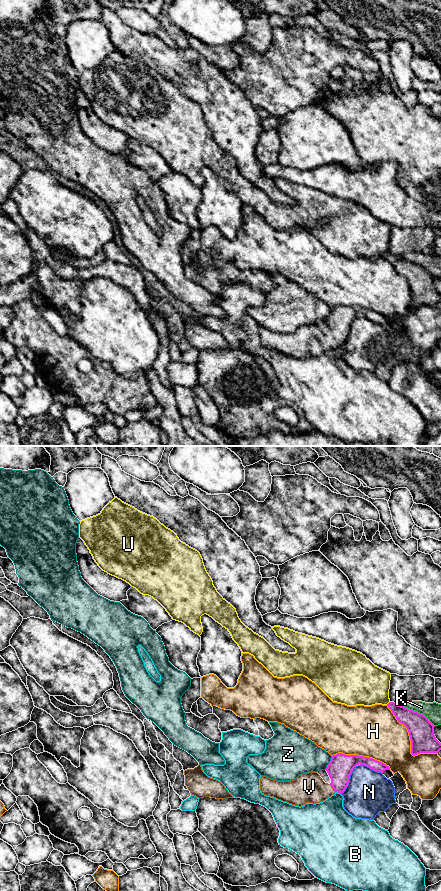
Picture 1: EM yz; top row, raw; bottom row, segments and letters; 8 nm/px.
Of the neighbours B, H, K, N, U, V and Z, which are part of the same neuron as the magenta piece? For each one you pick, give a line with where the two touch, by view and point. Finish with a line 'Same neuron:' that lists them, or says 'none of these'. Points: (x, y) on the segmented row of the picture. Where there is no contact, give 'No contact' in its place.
V: Touches magenta at yz (332, 787)
Same neuron: V

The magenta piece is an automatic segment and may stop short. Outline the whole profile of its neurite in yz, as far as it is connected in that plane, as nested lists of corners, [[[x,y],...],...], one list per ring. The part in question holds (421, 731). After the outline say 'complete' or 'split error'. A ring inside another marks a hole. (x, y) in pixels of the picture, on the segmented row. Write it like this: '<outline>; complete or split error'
[[[389,702],[387,706],[398,722],[407,728],[413,756],[420,753],[438,753],[441,750],[441,743],[434,735],[435,726],[425,715],[394,702]]]; complete

